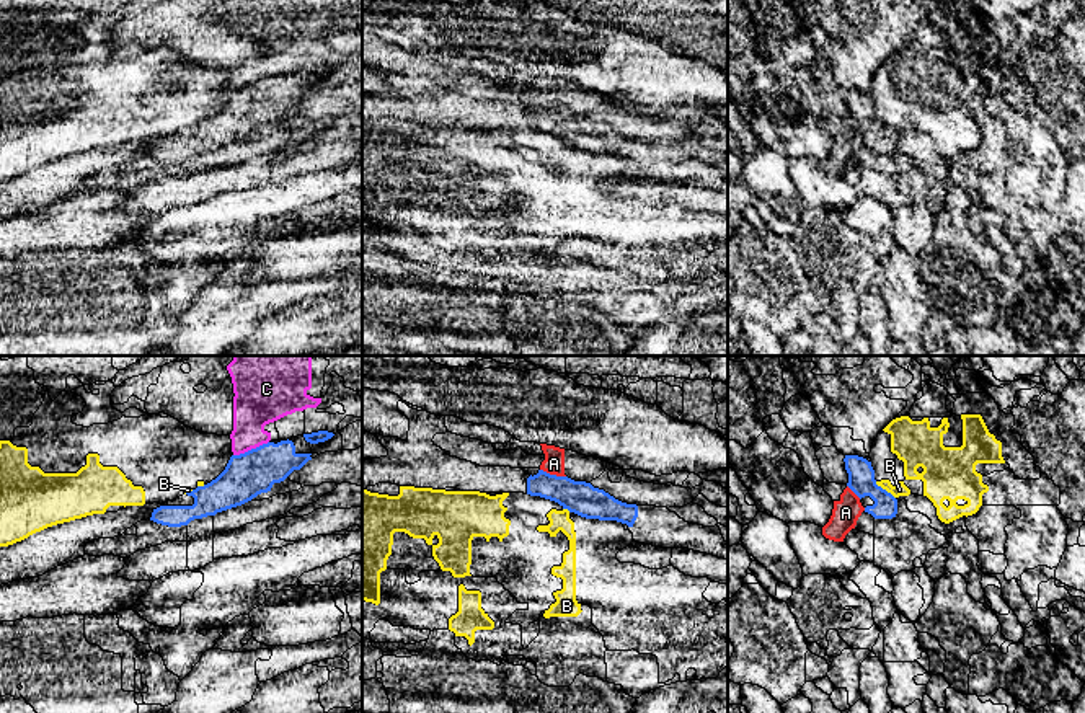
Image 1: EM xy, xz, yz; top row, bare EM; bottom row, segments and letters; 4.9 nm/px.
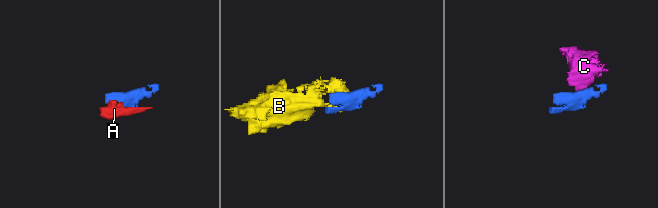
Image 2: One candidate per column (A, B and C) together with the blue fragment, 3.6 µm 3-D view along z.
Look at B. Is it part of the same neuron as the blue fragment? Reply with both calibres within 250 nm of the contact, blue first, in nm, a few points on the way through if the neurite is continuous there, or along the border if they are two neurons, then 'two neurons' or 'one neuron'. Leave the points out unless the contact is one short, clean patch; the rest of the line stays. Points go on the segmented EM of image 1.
130/60 nm | along yz (875, 482), (894, 498) | two neurons

